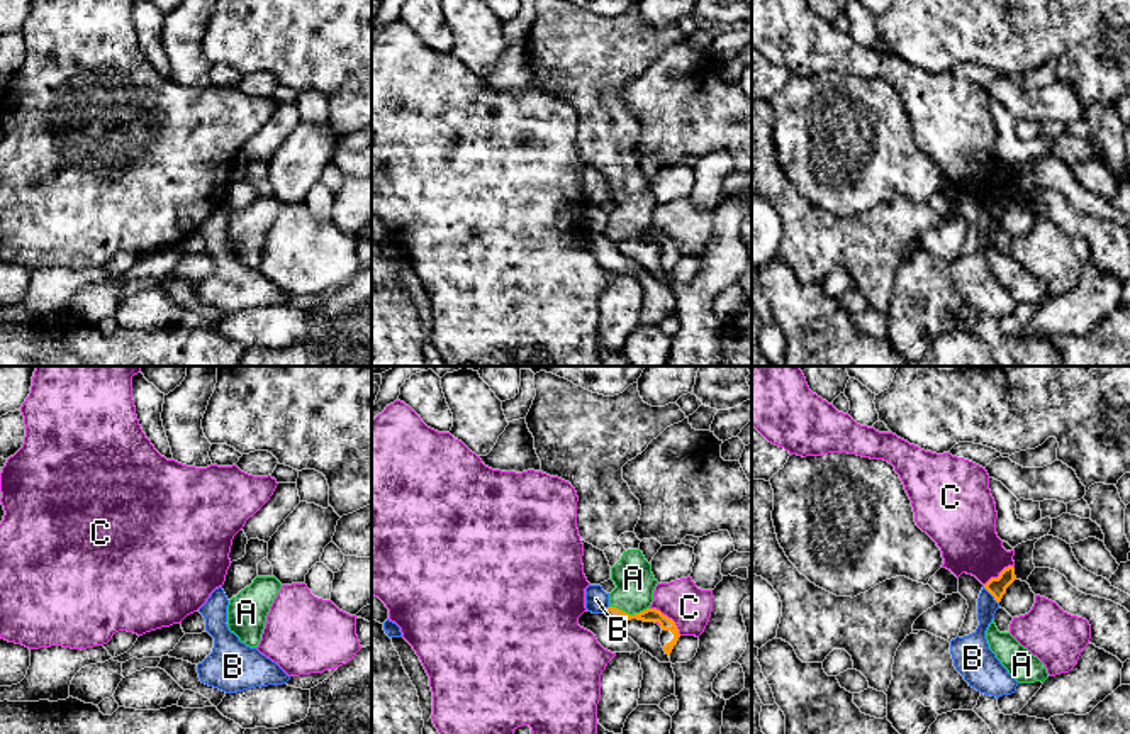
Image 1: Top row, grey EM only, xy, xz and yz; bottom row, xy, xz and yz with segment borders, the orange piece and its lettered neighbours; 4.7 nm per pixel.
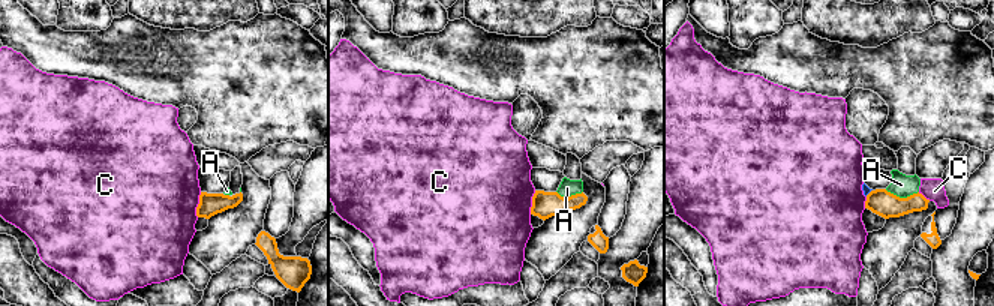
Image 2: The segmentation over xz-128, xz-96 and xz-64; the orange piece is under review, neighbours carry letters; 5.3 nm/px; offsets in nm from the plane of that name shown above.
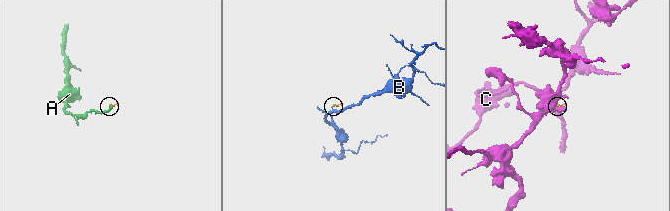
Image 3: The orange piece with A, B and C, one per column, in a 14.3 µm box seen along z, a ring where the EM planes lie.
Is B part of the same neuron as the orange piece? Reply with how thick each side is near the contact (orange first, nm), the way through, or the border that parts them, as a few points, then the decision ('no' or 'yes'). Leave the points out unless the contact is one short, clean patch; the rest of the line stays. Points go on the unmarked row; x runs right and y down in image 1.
90 nm thick on the orange side, 110 nm on the other; border along yz (983, 207), (998, 224); no

